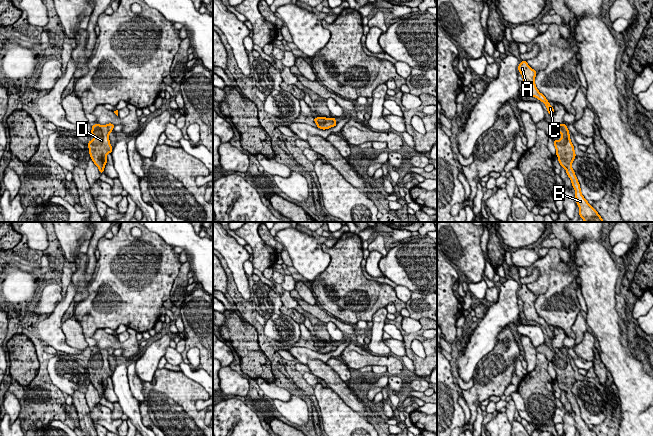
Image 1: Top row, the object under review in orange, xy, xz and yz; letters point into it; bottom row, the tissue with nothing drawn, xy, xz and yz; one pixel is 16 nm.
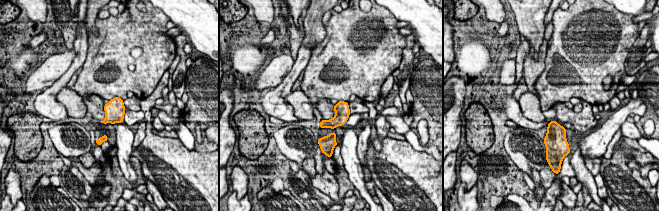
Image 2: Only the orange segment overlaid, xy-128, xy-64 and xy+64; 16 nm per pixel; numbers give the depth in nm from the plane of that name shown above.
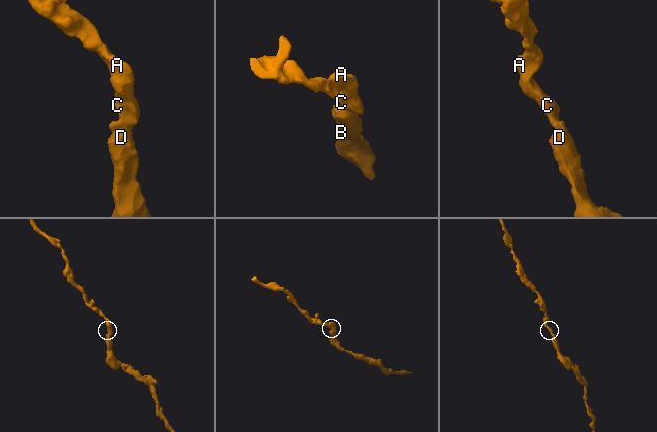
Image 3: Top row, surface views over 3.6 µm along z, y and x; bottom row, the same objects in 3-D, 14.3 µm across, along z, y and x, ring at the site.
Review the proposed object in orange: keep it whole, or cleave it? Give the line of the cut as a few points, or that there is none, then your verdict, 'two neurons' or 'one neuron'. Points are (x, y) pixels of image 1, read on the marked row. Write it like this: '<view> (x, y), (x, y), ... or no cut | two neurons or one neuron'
no cut | one neuron

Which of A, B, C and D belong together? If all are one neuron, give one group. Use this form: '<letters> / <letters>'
A B C D

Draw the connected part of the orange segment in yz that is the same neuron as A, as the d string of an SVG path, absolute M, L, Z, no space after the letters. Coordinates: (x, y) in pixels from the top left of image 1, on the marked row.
M522 60L522 62L518 65L518 71L523 77L522 83L526 95L535 97L543 102L546 105L549 115L554 114L553 107L549 104L546 97L538 91L535 85L535 77L537 72L528 65L527 61L524 60Z

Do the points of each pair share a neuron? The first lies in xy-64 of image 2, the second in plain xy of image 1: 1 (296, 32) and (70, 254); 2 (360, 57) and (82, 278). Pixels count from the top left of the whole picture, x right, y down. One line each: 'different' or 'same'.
1: different
2: different

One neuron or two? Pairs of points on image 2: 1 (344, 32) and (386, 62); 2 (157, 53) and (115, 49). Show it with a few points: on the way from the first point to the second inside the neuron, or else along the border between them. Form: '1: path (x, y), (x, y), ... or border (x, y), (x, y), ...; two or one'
1: path (347, 45), (364, 62), (373, 62); one
2: path (147, 43), (145, 41), (125, 41); one

